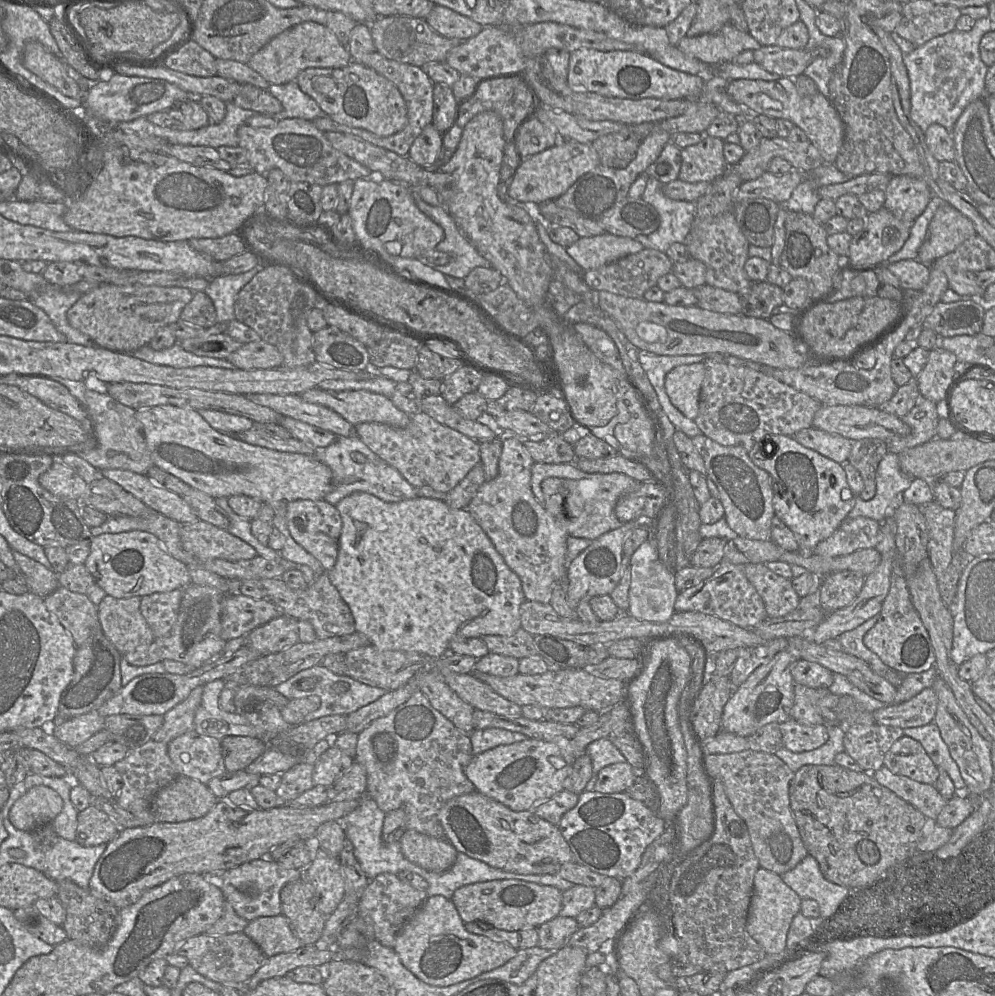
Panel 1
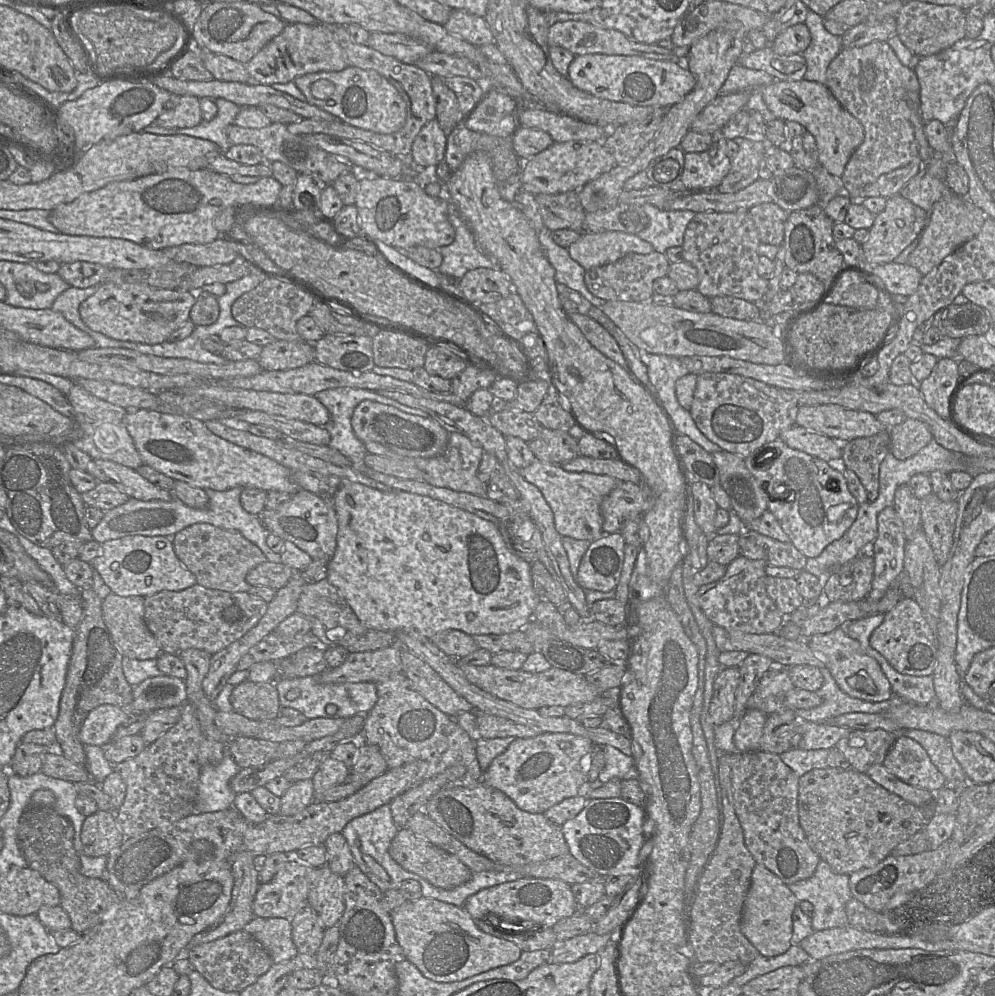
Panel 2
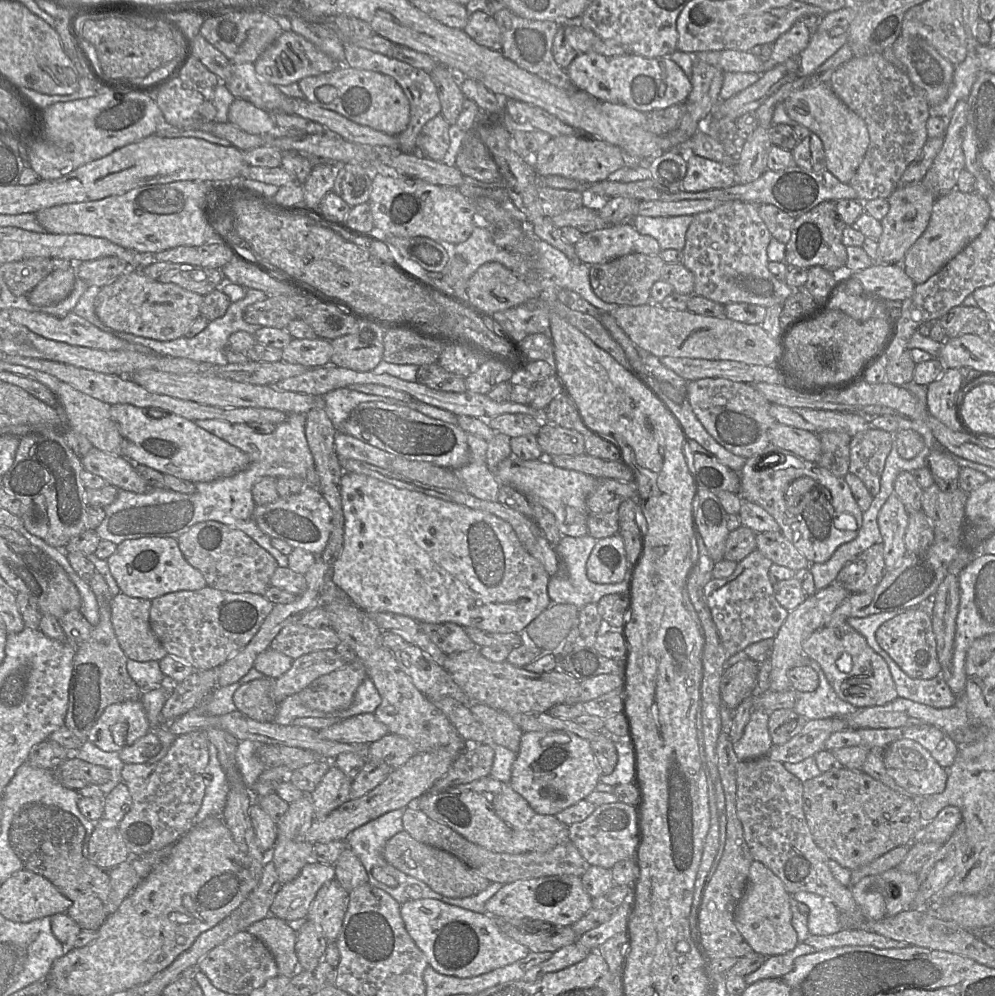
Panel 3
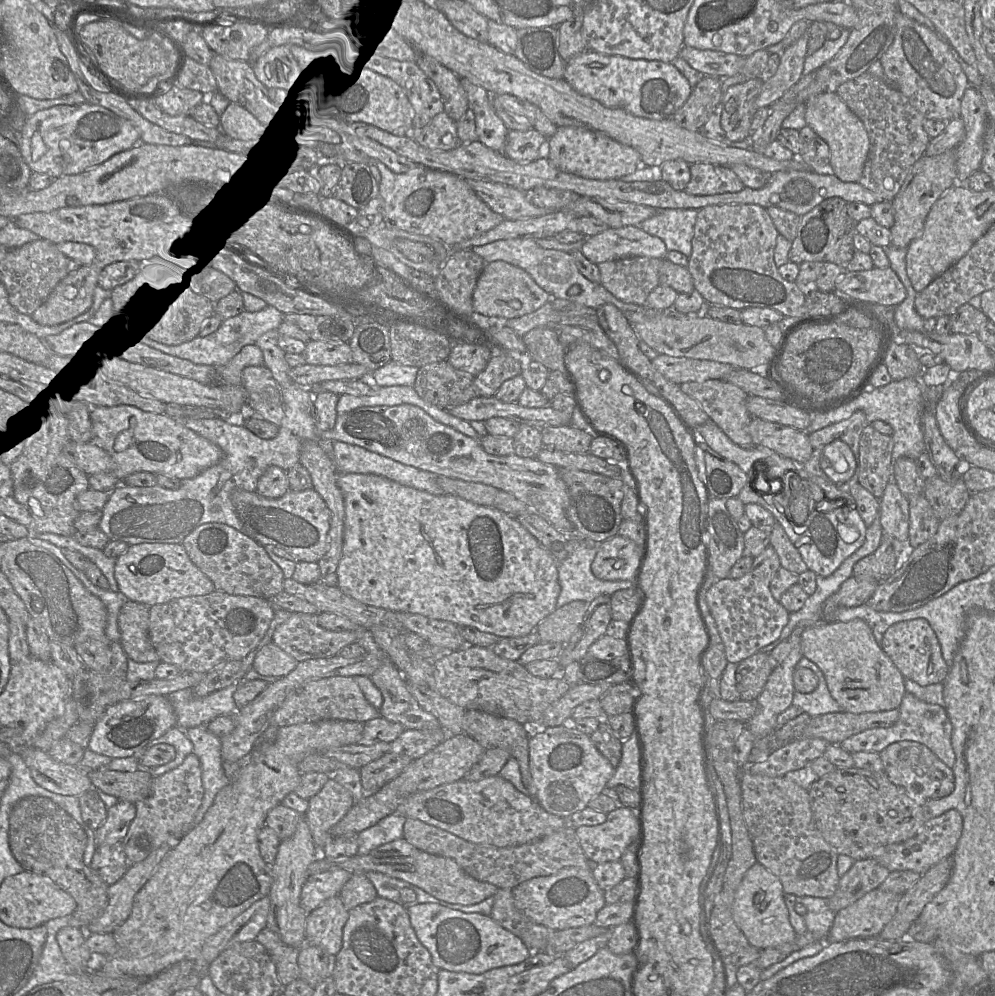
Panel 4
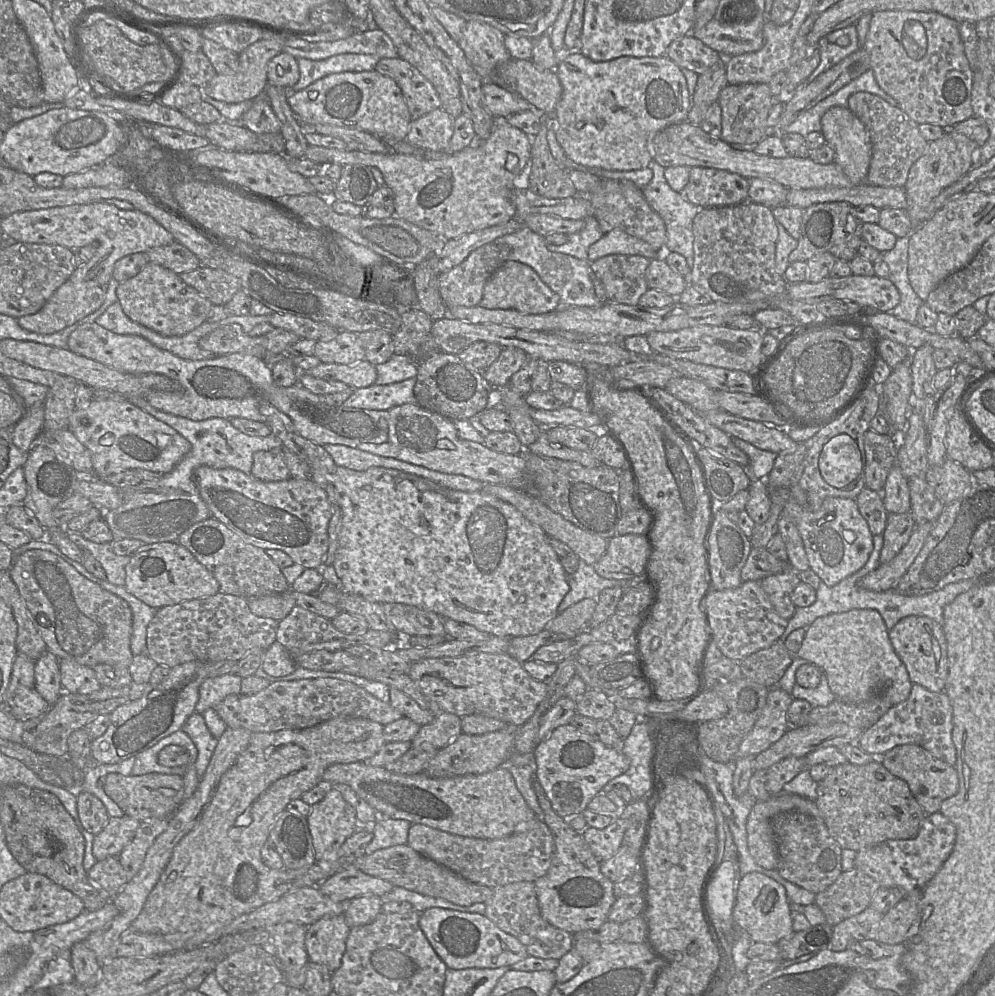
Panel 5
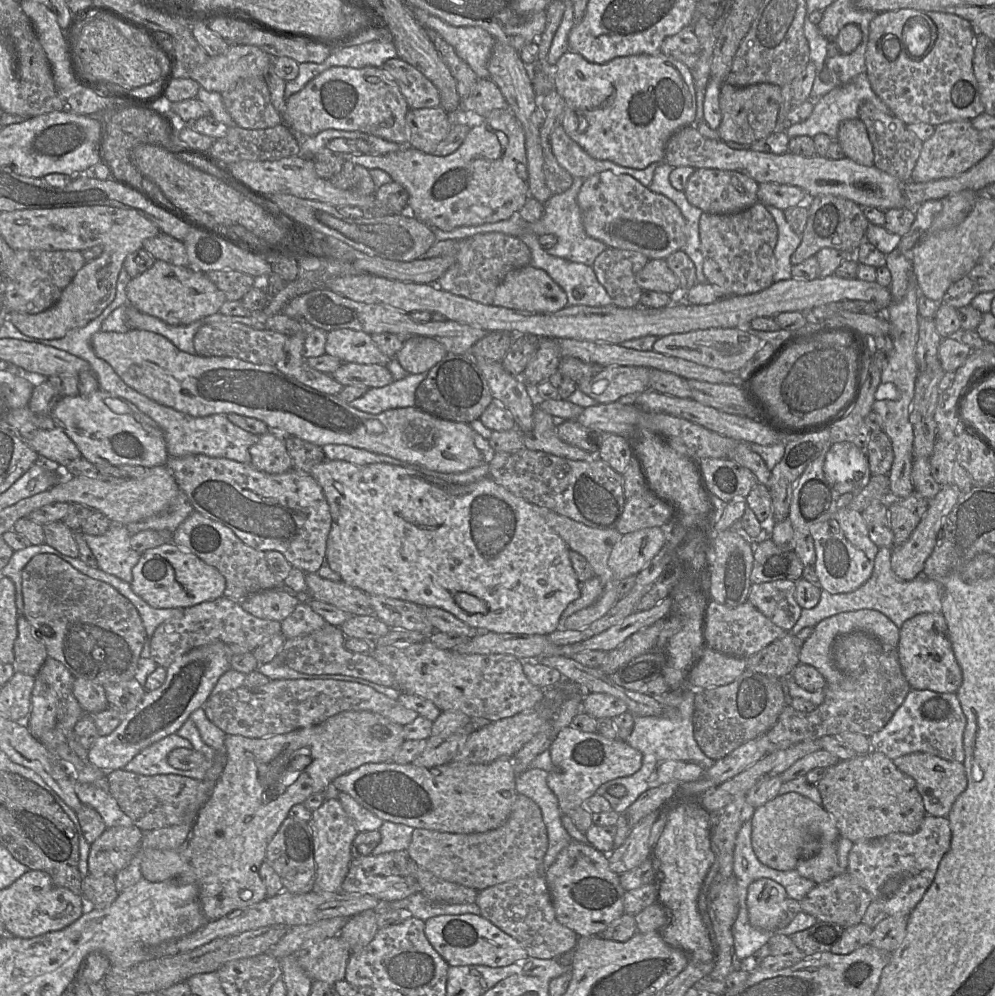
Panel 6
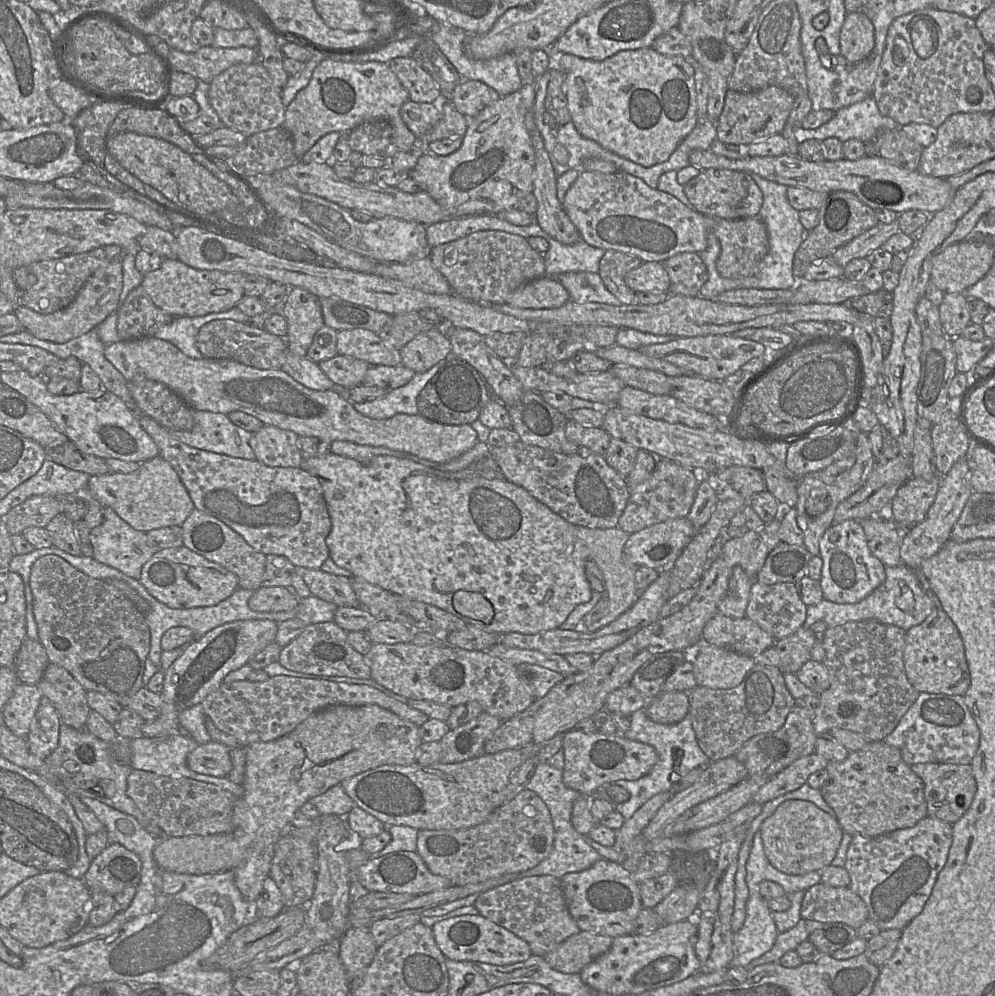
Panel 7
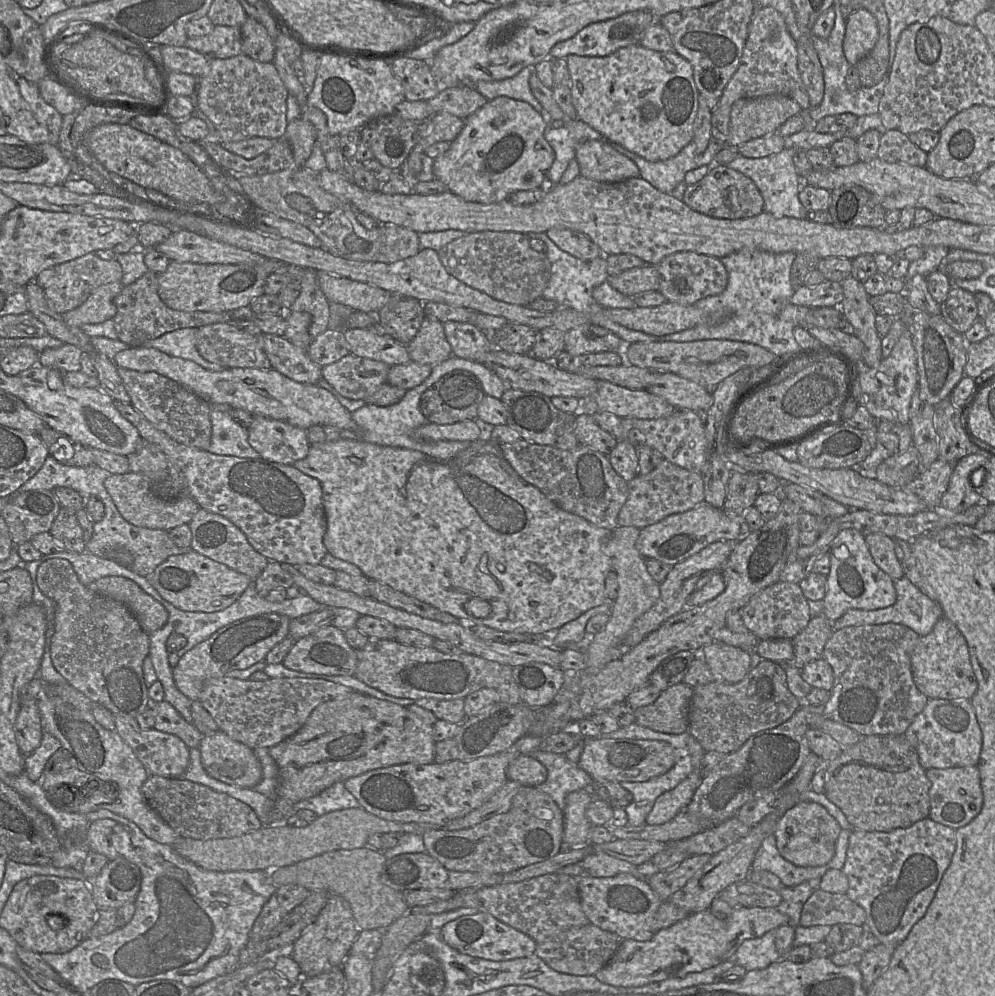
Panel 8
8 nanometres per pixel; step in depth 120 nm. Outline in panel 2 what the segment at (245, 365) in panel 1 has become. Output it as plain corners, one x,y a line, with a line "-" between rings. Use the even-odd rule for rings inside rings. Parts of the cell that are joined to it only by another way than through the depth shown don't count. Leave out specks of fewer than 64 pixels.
275,340
262,347
257,362
266,371
288,370
314,360
314,343

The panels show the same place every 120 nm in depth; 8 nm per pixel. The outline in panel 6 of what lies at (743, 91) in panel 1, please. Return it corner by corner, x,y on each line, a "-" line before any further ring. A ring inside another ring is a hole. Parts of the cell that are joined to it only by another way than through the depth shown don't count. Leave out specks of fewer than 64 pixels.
860,119
843,121
838,128
837,137
834,141
839,143
845,157
864,166
873,165
873,147
866,126

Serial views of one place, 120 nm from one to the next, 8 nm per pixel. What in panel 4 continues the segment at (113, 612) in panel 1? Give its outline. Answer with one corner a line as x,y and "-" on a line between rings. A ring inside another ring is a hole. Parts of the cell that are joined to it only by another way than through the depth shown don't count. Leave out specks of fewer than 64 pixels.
129,600
118,615
121,646
128,658
139,663
160,662
149,637
149,611
149,606

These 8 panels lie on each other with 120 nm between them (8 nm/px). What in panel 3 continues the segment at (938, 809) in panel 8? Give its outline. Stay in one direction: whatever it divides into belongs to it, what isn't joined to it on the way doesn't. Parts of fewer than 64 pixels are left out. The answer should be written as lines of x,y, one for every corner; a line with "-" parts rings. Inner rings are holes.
900,739
881,751
886,772
914,797
941,793
947,783
948,770
943,768
922,745
911,739

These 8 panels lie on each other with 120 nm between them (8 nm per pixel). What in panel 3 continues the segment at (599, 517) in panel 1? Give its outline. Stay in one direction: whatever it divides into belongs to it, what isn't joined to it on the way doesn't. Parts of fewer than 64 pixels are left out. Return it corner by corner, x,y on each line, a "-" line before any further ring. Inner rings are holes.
512,454
498,465
493,474
501,485
514,488
529,501
540,504
552,513
562,536
578,538
588,535
586,499
595,489
597,478
558,468
548,459
527,461

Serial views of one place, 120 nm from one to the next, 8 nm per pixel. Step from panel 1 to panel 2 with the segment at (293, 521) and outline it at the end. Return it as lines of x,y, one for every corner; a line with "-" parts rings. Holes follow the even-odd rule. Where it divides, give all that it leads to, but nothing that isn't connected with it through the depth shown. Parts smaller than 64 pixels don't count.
298,490
289,501
275,510
265,509
259,516
270,533
294,543
314,560
330,561
333,557
337,547
338,518
330,498

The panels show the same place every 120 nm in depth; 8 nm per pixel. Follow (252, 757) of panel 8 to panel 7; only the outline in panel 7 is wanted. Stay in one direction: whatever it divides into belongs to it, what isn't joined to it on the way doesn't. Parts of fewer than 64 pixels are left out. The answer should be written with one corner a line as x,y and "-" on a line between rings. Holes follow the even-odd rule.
211,740
198,746
187,756
189,769
204,775
227,777
233,769
230,748

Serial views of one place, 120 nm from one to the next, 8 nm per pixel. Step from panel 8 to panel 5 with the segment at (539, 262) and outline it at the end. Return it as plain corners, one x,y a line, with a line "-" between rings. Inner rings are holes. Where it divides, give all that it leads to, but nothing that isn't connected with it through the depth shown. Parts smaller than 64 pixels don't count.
491,242
471,252
459,265
441,273
438,277
438,289
445,306
449,308
453,306
473,307
479,305
487,280
508,260
509,253
509,246

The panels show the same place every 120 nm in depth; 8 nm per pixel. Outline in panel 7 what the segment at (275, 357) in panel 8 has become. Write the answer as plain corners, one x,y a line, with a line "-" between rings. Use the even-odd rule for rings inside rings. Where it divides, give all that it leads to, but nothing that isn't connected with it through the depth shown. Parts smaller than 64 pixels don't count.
286,343
285,363
281,370
305,387
316,390
331,390
334,384
320,369
319,365
306,356
300,357
288,352

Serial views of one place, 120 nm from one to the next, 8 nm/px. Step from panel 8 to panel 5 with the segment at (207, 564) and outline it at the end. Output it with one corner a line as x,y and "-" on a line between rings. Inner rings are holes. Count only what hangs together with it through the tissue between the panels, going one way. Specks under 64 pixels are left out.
177,541
141,546
131,555
125,572
126,590
155,608
208,597
219,592
219,583
215,576

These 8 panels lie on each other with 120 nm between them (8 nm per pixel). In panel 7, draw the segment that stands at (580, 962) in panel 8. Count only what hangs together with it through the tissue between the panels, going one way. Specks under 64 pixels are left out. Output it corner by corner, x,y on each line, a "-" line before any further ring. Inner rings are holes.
580,931
561,942
543,956
555,970
563,973
579,973
595,959
606,953
613,938
589,931

